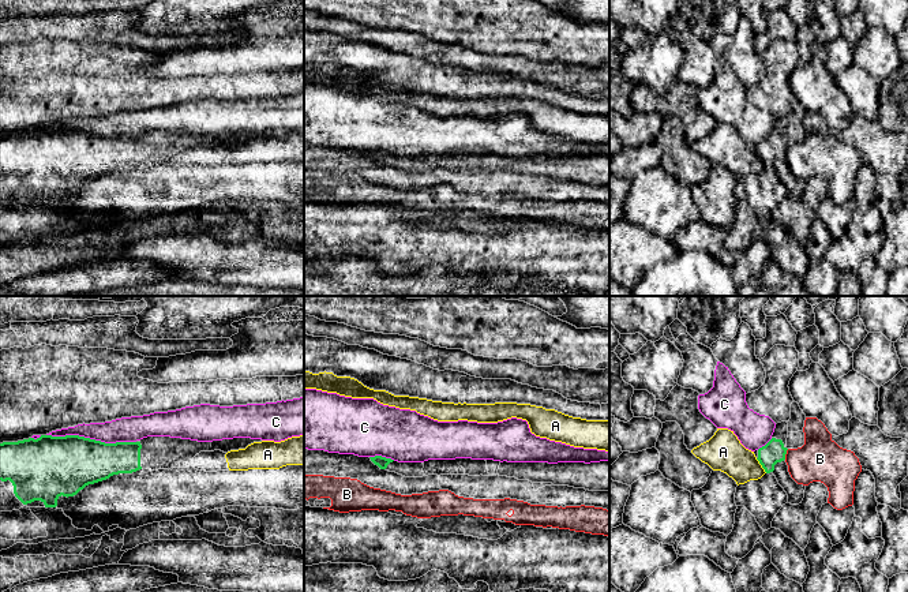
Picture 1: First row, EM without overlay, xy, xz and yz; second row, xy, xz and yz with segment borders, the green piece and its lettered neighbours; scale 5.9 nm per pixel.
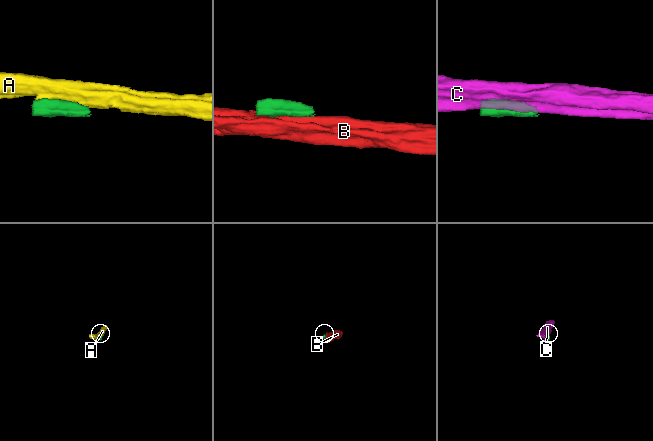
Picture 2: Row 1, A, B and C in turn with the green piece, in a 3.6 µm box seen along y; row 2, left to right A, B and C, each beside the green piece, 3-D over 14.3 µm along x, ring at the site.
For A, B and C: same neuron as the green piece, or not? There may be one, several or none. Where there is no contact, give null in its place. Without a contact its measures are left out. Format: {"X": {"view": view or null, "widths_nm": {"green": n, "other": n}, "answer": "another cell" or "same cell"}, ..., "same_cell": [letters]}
{"A": {"view": "yz", "widths_nm": {"green": 140, "other": 220}, "answer": "another cell"}, "B": {"view": "yz", "widths_nm": {"green": 140, "other": 260}, "answer": "another cell"}, "C": {"view": "xy", "widths_nm": {"green": 360, "other": 150}, "answer": "another cell"}, "same_cell": []}

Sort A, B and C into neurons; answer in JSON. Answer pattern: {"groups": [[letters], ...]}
{"groups": [["A"], ["B"], ["C"]]}

